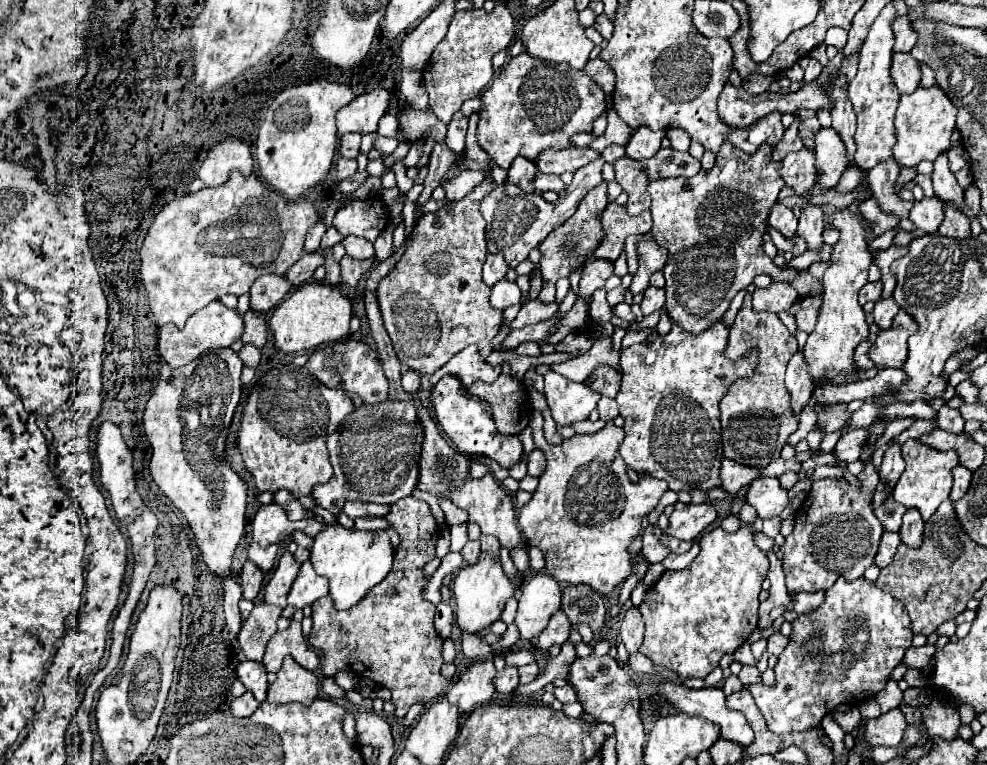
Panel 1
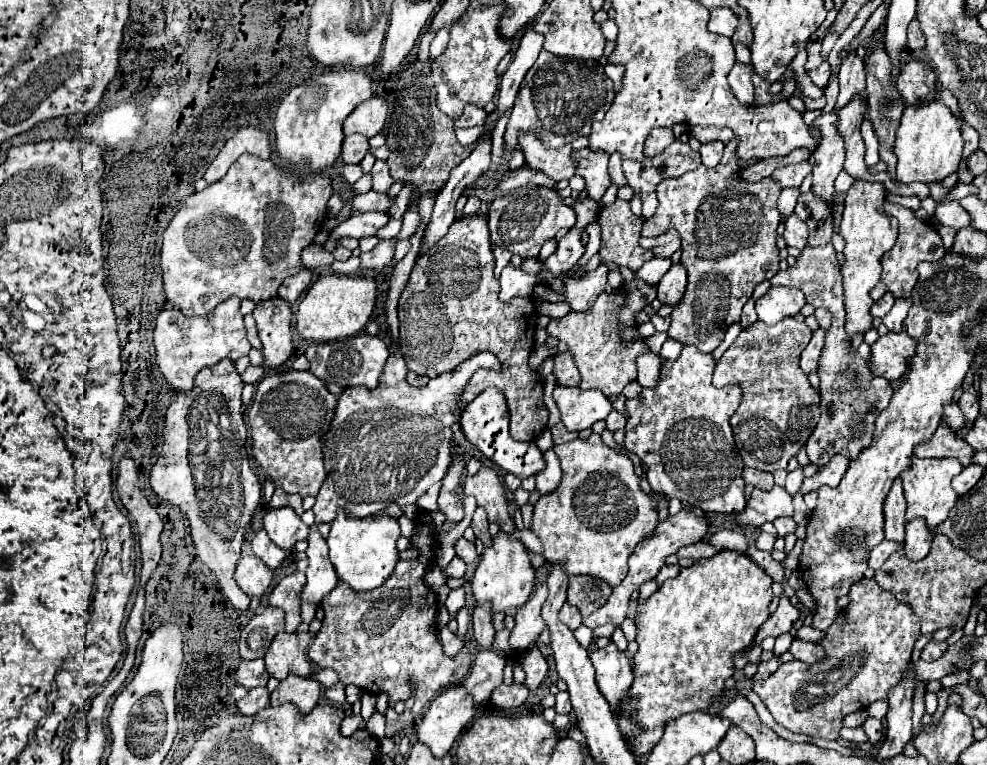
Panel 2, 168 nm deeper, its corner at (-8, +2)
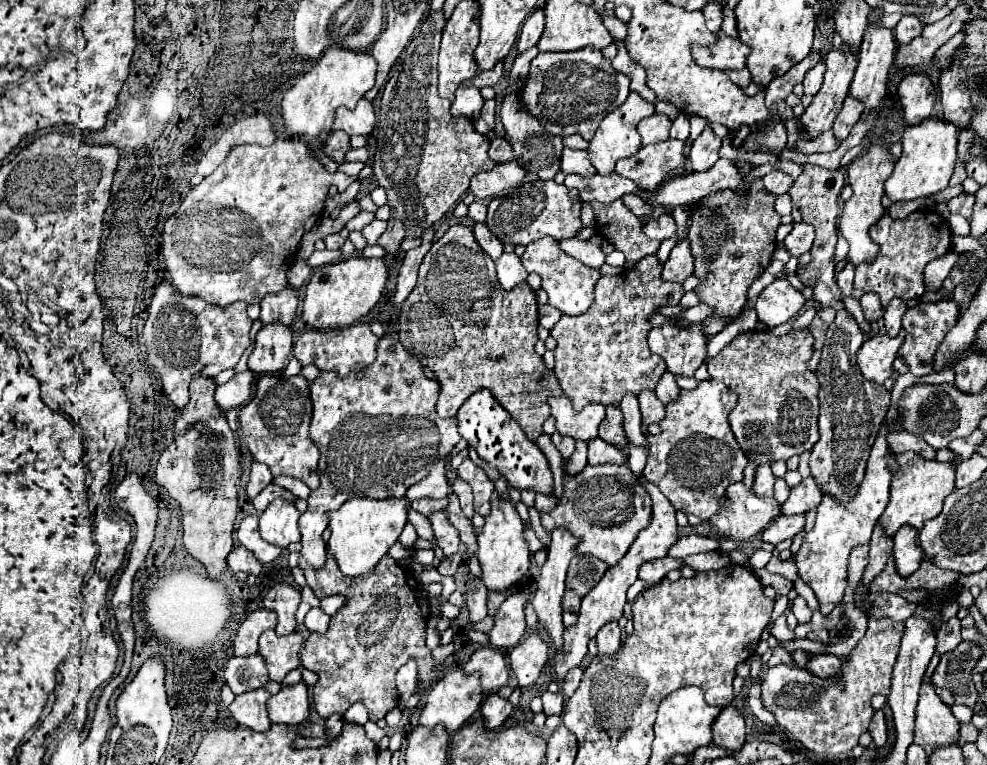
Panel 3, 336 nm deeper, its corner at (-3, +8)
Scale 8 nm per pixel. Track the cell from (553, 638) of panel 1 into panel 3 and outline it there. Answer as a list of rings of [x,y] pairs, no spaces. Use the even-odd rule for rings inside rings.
[[[566,590],[564,598],[562,598],[562,608],[572,612],[572,614],[578,614],[578,608],[580,608],[580,596],[574,594],[572,590]]]

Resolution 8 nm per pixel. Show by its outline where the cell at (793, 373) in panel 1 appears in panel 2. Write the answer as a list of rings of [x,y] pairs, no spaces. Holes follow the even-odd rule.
[[[817,330],[809,342],[809,346],[803,350],[801,354],[801,370],[805,374],[809,374],[811,370],[817,370],[817,362],[821,356],[821,348],[823,348],[823,340],[825,340],[825,330]]]

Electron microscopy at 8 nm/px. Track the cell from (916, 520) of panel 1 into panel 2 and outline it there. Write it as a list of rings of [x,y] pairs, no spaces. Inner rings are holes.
[[[921,518],[911,520],[907,524],[907,530],[905,530],[905,546],[903,546],[905,556],[913,562],[923,560],[929,554],[931,540],[933,540],[933,534],[927,528],[925,520],[921,520]]]

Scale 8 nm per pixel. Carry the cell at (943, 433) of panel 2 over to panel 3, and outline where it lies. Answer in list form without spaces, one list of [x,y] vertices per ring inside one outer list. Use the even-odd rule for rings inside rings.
[[[900,430],[896,434],[890,434],[888,436],[888,444],[892,446],[892,452],[894,454],[900,454],[900,452],[906,452],[906,450],[914,450],[918,454],[922,454],[924,458],[932,460],[936,458],[936,450],[920,436],[914,436],[912,432],[906,432],[906,430]]]

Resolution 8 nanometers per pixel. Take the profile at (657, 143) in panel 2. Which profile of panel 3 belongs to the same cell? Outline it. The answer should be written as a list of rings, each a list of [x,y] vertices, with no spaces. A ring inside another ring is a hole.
[[[652,114],[652,118],[644,118],[638,124],[638,132],[642,136],[642,146],[664,142],[668,138],[670,126],[672,126],[672,122],[668,120],[668,116],[662,116],[662,114]]]

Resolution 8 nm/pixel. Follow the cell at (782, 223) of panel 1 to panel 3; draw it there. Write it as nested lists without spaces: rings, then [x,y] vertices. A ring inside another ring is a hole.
[[[794,222],[792,232],[784,238],[784,246],[792,256],[800,256],[810,250],[814,240],[814,230],[806,222]]]

